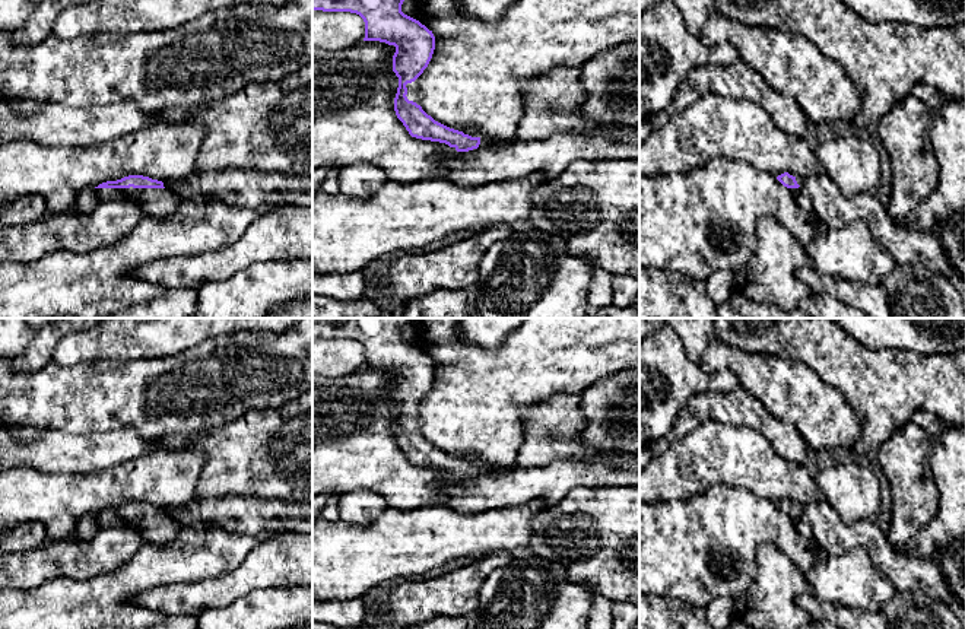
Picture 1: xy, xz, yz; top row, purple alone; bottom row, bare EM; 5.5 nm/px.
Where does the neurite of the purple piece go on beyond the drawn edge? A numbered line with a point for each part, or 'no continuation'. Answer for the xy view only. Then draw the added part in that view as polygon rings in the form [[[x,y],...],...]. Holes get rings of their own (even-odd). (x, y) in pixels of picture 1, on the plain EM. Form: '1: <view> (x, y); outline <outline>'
1: xy (159, 530); outline [[[101,515],[102,528],[131,524],[142,534],[142,543],[166,546],[175,540],[180,525],[166,515]]]

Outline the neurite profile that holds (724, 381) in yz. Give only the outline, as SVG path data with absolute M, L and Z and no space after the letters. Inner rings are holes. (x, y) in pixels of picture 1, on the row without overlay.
M670 325L644 337L639 341L639 448L666 436L692 395L701 393L726 394L737 385L737 377L731 371L726 369L710 375L699 363L693 363Z

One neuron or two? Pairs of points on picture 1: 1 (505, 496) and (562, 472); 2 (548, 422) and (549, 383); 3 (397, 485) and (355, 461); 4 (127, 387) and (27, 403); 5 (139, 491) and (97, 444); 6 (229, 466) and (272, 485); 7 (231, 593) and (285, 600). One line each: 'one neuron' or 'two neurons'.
1: one neuron
2: two neurons
3: one neuron
4: one neuron
5: two neurons
6: one neuron
7: two neurons

